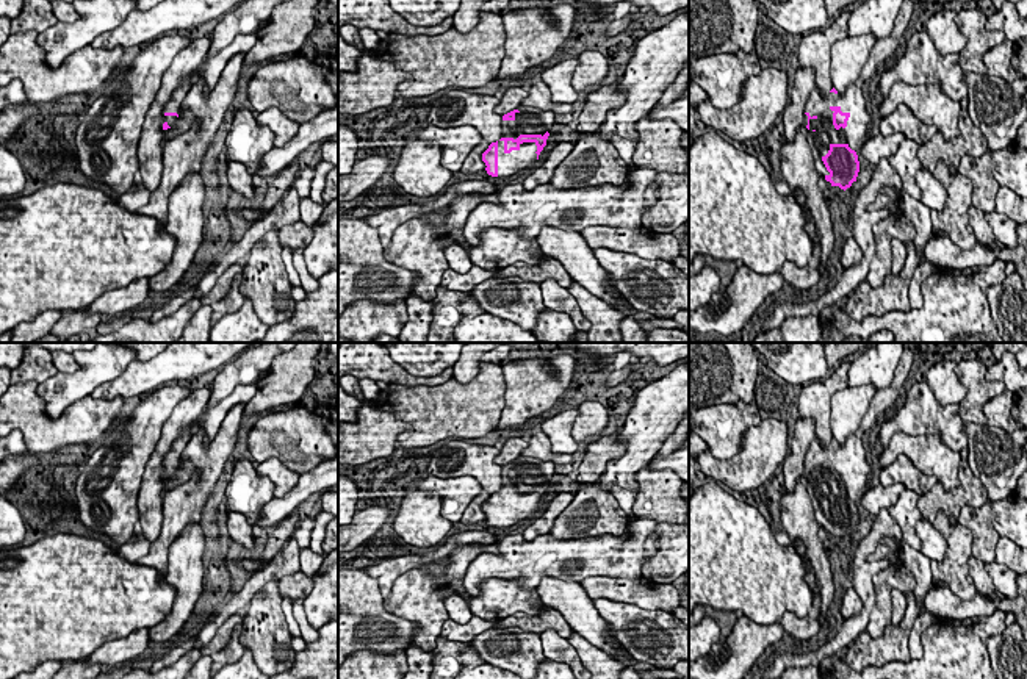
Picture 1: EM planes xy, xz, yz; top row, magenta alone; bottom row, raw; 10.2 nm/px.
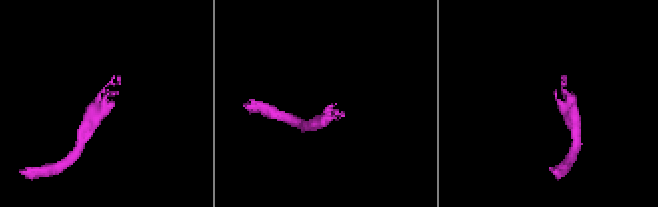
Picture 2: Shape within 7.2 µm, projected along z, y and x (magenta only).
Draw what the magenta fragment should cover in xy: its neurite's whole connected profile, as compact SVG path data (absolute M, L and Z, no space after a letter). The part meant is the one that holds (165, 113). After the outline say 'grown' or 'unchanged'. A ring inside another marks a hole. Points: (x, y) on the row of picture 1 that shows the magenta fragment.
M257 33L252 34L238 34L235 39L224 48L219 50L218 55L211 56L205 64L204 69L197 69L191 72L182 84L174 91L171 100L164 105L164 124L163 124L163 144L186 130L189 130L191 122L196 120L196 116L186 110L182 102L188 91L191 89L196 78L202 74L205 84L204 84L204 95L208 94L216 86L225 64L230 58L238 53L247 53L257 41Z; grown

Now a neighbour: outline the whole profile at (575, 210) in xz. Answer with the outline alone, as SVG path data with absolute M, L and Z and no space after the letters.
M634 169L620 186L603 185L559 189L539 185L526 191L523 183L498 189L498 203L484 202L468 216L463 236L479 246L479 235L490 227L520 228L524 239L539 236L543 225L582 232L592 225L640 228L647 211L643 194L659 172Z

